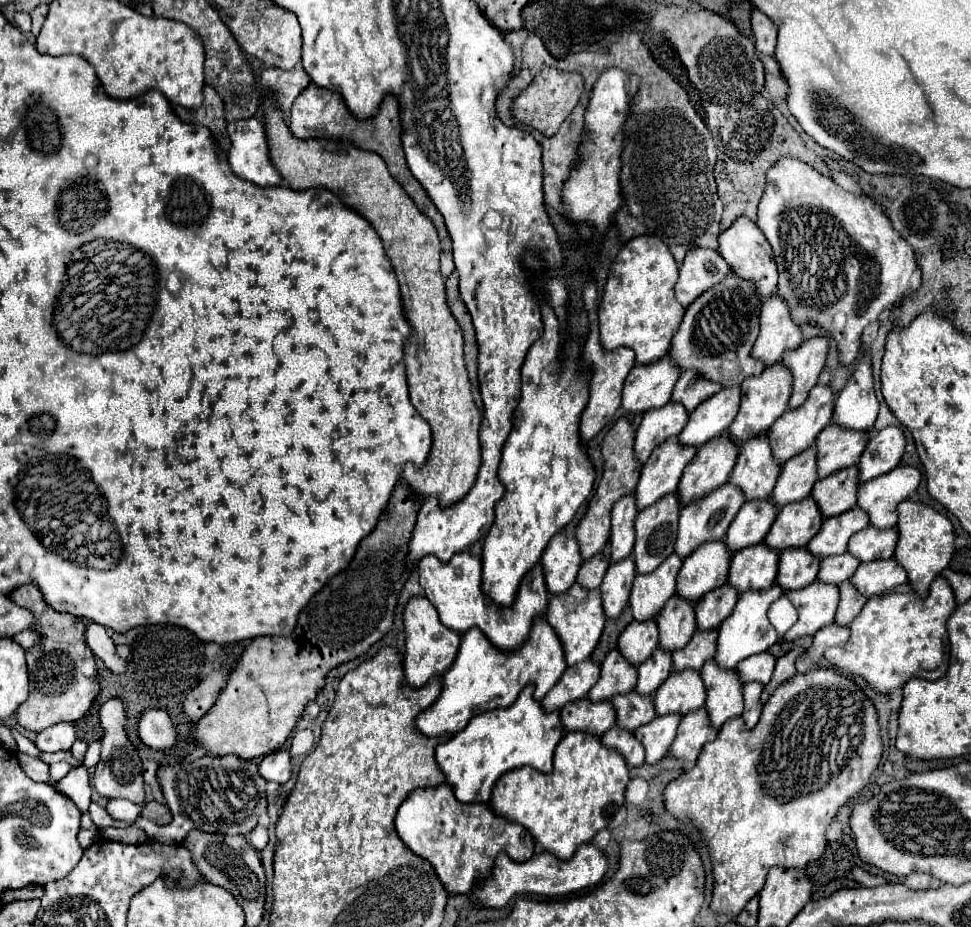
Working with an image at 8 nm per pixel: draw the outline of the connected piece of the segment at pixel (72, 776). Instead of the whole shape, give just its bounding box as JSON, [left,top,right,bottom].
[56,767,92,811]

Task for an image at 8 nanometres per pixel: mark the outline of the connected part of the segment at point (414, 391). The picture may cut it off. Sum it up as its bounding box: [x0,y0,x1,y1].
[260,91,480,507]

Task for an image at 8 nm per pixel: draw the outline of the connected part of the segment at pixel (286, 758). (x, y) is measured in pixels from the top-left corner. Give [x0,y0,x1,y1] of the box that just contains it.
[258,751,292,785]

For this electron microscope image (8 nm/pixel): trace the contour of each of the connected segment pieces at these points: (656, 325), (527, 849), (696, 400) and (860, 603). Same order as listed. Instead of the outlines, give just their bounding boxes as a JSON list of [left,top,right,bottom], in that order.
[[598,235,684,363],[394,785,534,895],[672,375,722,413],[834,581,866,627]]

